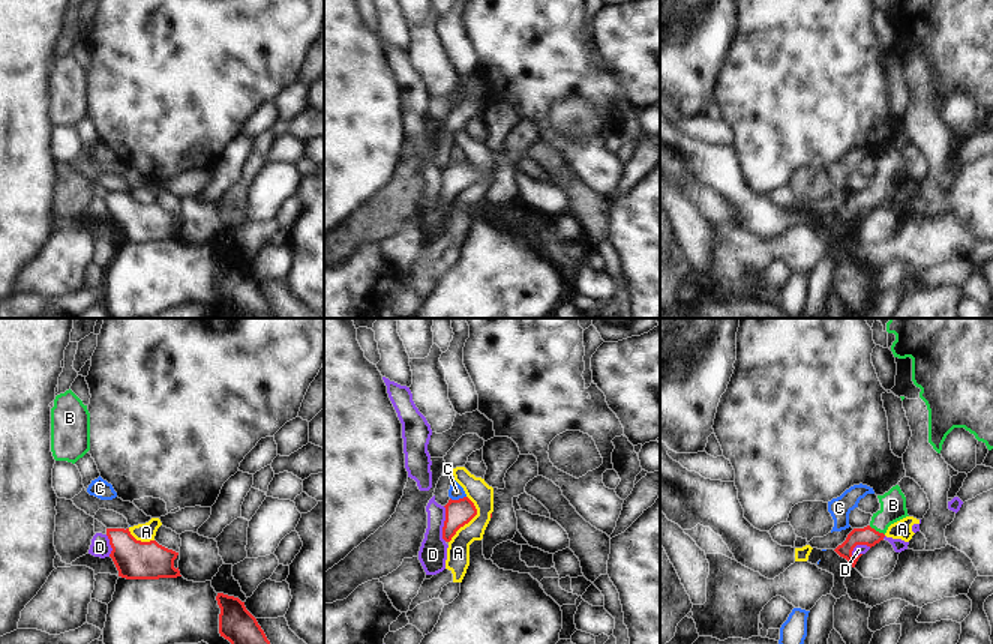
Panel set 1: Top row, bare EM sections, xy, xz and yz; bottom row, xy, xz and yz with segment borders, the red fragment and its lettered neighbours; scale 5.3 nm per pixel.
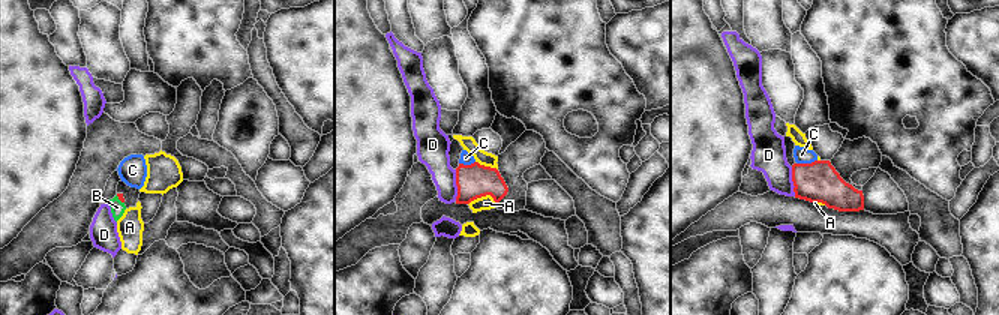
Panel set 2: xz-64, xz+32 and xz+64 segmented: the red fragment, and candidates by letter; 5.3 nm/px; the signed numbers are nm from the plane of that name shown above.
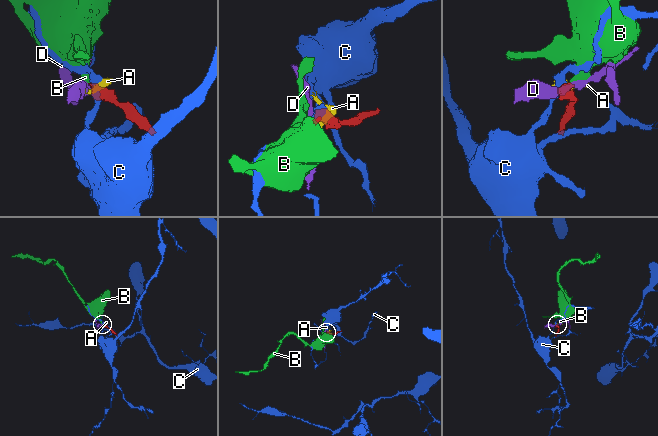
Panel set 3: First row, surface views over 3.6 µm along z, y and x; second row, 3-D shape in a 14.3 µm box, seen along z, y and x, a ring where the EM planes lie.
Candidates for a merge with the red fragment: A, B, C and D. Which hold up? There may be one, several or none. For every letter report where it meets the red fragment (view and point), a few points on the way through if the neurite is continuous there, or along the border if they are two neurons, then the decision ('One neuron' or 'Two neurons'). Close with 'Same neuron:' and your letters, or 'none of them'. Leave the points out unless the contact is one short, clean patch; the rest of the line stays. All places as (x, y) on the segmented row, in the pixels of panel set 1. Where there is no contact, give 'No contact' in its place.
A: Touches red at xz (470, 520). Boundary: xz (467, 496), (476, 514), (449, 542). Two neurons
B: Touches red at yz (875, 530). Path across: yz (869, 536), (875, 530), (893, 509), (893, 505). One neuron
C: Touches red at xz (459, 499). Boundary: xz (465, 496), (450, 499). Two neurons
D: Touches red at xz (444, 524). Boundary: xz (443, 506), (443, 538), (446, 541). Two neurons
Same neuron: B

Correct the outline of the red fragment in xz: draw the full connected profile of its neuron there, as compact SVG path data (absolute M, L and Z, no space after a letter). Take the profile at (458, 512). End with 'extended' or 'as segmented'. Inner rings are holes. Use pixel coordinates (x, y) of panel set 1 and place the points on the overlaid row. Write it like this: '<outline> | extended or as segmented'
M468 497L459 500L450 498L444 507L446 521L442 527L442 539L450 542L456 531L477 515L477 509Z | as segmented

